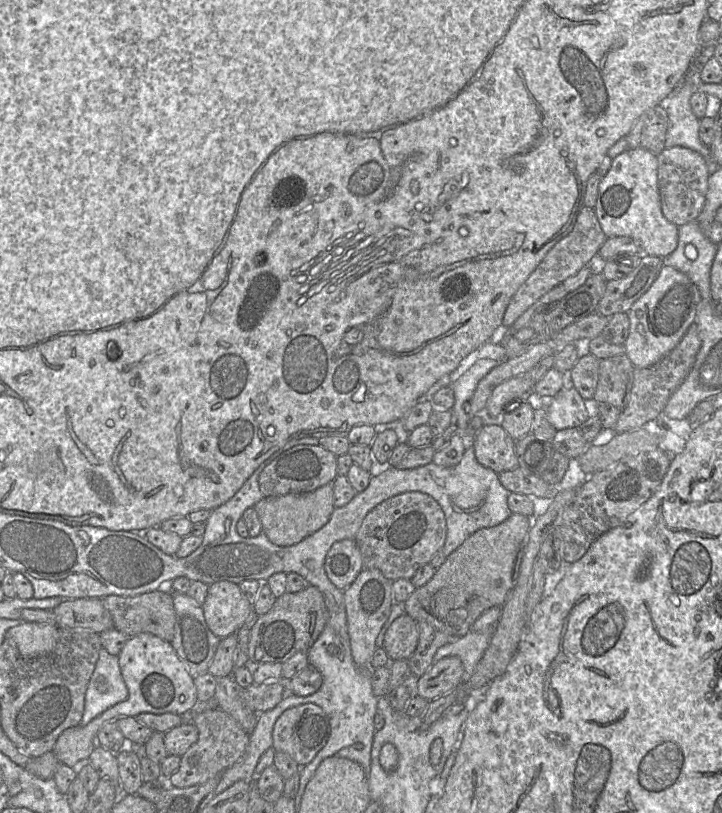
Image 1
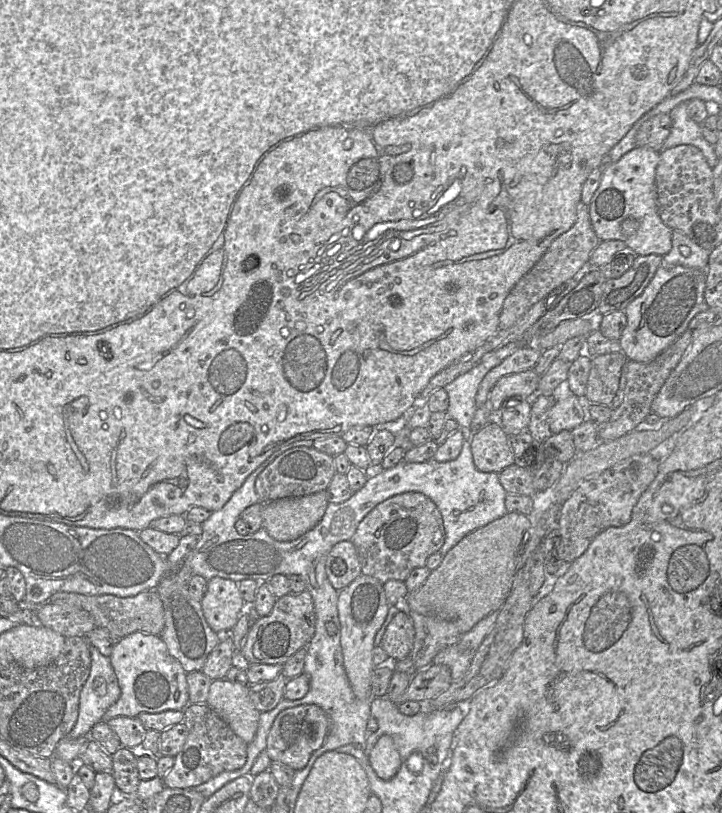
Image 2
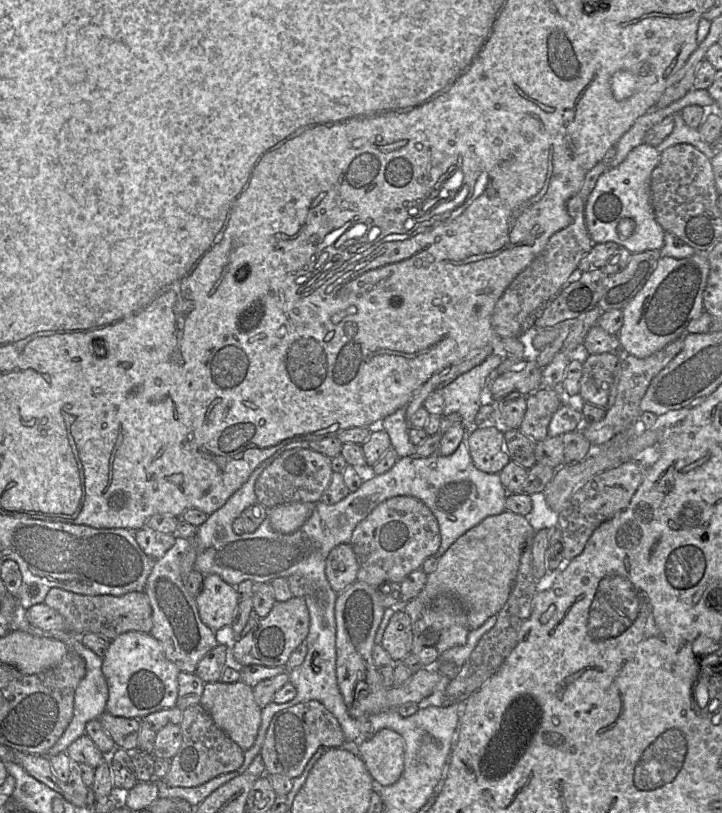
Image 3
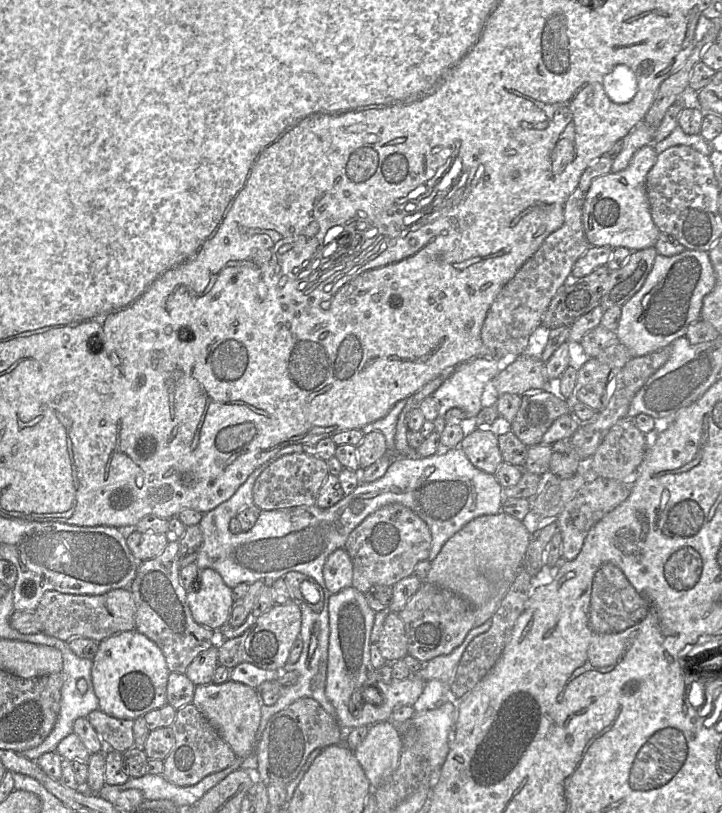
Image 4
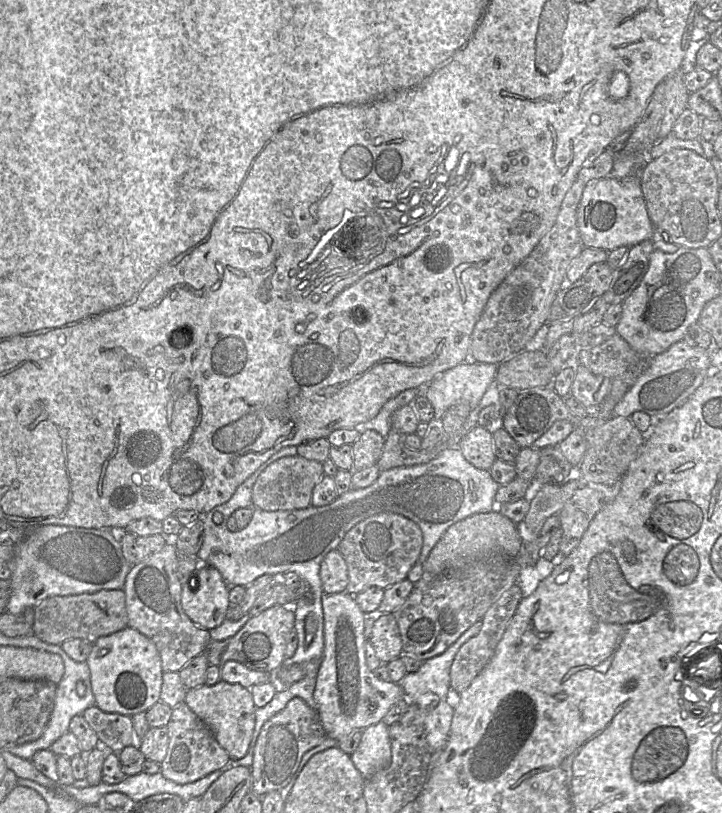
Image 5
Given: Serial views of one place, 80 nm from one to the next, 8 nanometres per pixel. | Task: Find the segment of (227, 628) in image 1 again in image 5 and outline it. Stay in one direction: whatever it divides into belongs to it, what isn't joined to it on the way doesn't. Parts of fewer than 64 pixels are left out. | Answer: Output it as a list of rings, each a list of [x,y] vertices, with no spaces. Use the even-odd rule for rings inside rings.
[[[201,564],[196,570],[196,575],[199,578],[199,584],[196,589],[192,589],[189,586],[189,583],[181,584],[181,606],[186,613],[186,615],[199,627],[211,630],[220,626],[223,621],[226,619],[227,611],[230,608],[231,604],[229,602],[229,589],[226,582],[224,581],[221,573],[213,566]]]

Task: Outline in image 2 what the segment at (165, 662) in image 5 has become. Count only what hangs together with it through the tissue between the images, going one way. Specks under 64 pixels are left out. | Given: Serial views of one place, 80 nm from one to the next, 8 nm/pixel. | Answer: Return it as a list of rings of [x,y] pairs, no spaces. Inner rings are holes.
[[[182,536],[178,546],[166,556],[169,573],[164,576],[155,588],[164,607],[165,626],[160,634],[171,656],[176,658],[187,672],[200,671],[213,649],[220,643],[217,633],[208,625],[200,601],[194,599],[187,587],[176,581],[176,570],[182,565],[185,557],[195,548],[196,536]]]

